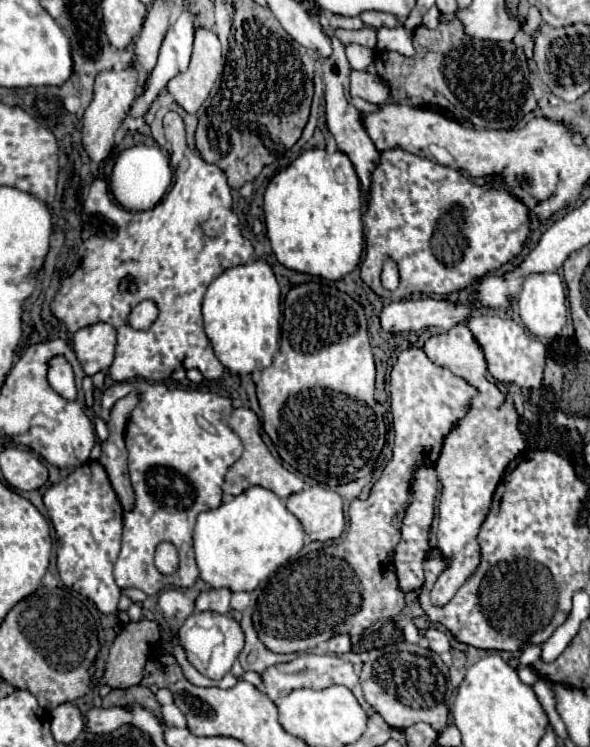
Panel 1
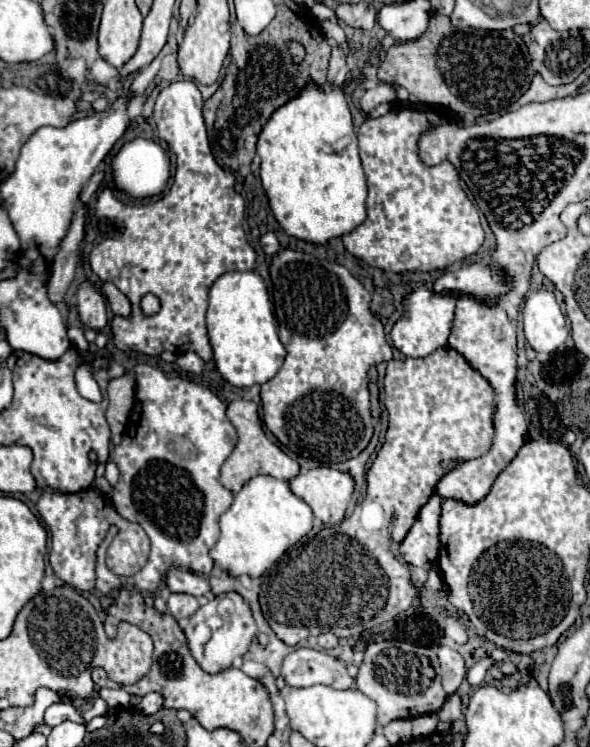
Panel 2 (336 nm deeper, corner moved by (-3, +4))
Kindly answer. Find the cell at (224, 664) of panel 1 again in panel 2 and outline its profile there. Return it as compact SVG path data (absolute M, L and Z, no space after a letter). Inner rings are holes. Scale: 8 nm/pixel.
M226 592L222 596L216 596L214 600L210 600L208 604L204 604L192 618L190 618L190 624L188 628L184 630L186 638L188 638L188 648L194 656L194 660L202 666L202 670L210 672L210 674L216 674L216 672L222 672L226 668L232 666L234 658L236 656L242 656L248 652L250 648L250 642L254 640L256 636L256 624L254 624L254 618L252 618L252 612L250 612L250 606L244 602L244 598L236 592ZM224 598L228 598L234 608L228 610L228 612L218 612L216 610L216 618L212 618L212 604L220 604ZM202 628L210 628L210 638L204 640L202 638Z

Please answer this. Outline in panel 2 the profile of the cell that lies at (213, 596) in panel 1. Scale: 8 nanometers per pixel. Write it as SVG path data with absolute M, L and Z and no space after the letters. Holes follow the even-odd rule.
M170 568L164 576L164 582L170 592L184 592L184 594L192 594L196 598L210 594L210 584L204 578L192 574L190 570L184 570L184 568Z

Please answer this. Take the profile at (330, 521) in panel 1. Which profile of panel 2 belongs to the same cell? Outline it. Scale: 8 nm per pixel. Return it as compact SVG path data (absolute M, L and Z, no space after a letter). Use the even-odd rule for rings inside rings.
M321 465L292 478L290 490L310 504L318 520L324 524L338 524L352 498L354 480L346 472Z

